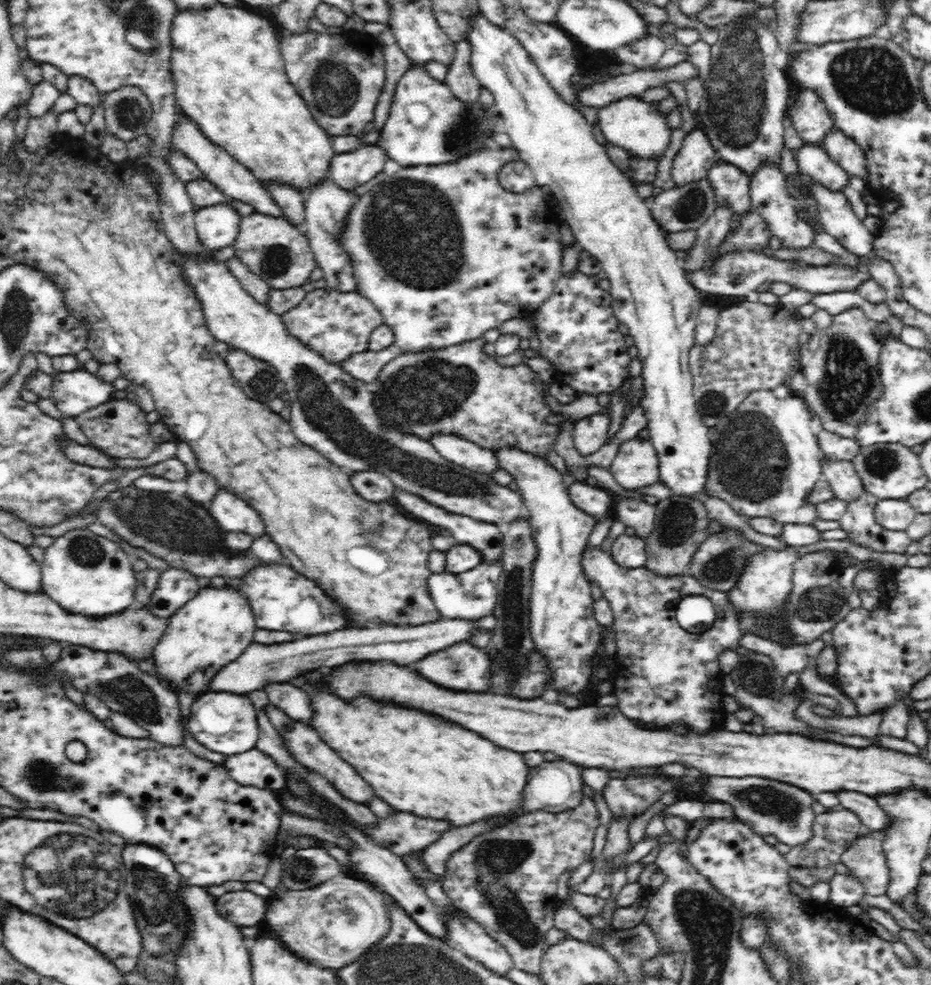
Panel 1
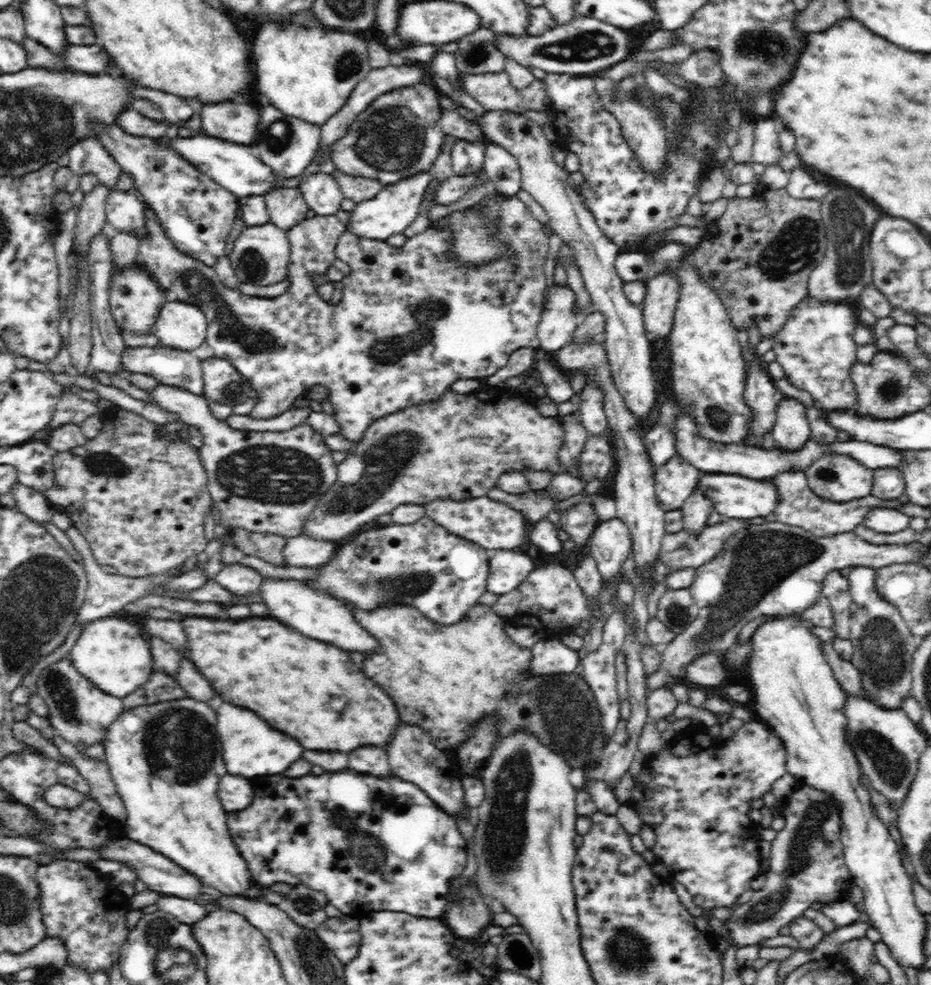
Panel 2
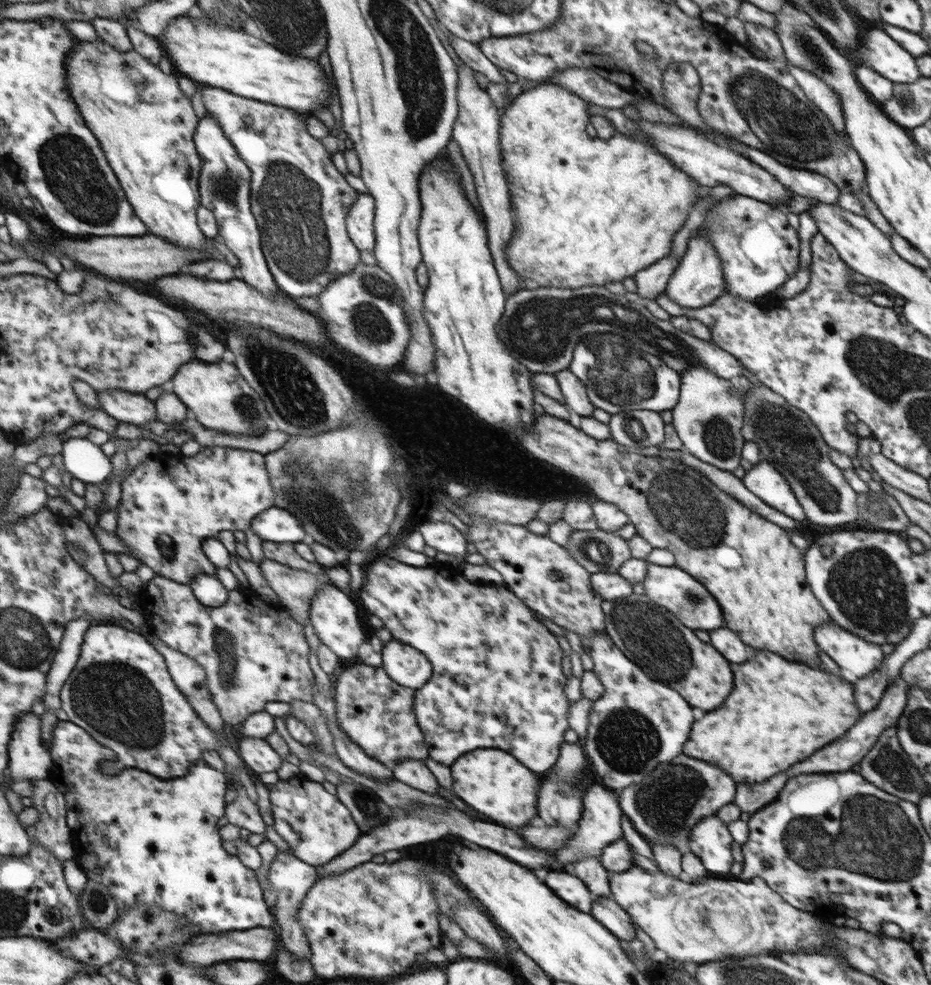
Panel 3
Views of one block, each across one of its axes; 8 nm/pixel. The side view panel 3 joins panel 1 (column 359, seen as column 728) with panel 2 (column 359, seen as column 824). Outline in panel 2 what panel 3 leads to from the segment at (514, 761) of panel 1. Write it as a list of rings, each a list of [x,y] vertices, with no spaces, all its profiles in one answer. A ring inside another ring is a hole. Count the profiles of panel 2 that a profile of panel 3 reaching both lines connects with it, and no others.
[[[188,618],[182,622],[188,636],[188,660],[194,662],[210,686],[230,704],[238,704],[262,716],[272,728],[290,734],[306,750],[352,752],[358,746],[374,744],[386,748],[394,728],[402,723],[396,704],[376,681],[360,672],[350,655],[330,644],[302,636],[272,620],[210,620]]]

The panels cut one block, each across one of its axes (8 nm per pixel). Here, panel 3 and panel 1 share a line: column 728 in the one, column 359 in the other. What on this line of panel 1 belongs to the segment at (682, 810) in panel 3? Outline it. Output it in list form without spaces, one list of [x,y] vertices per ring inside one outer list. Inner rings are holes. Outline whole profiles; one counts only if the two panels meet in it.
[[[268,703],[264,707],[264,712],[266,712],[265,715],[268,716],[274,728],[279,732],[279,735],[285,740],[285,745],[291,752],[291,755],[307,769],[324,776],[332,787],[342,793],[342,796],[358,804],[368,804],[369,800],[376,797],[373,793],[373,788],[368,786],[366,781],[362,780],[354,772],[354,768],[350,764],[346,764],[344,760],[340,760],[341,756],[338,756],[338,753],[319,737],[316,729],[313,729],[310,725],[306,725],[306,723],[292,719],[286,711],[278,709],[272,703]]]

